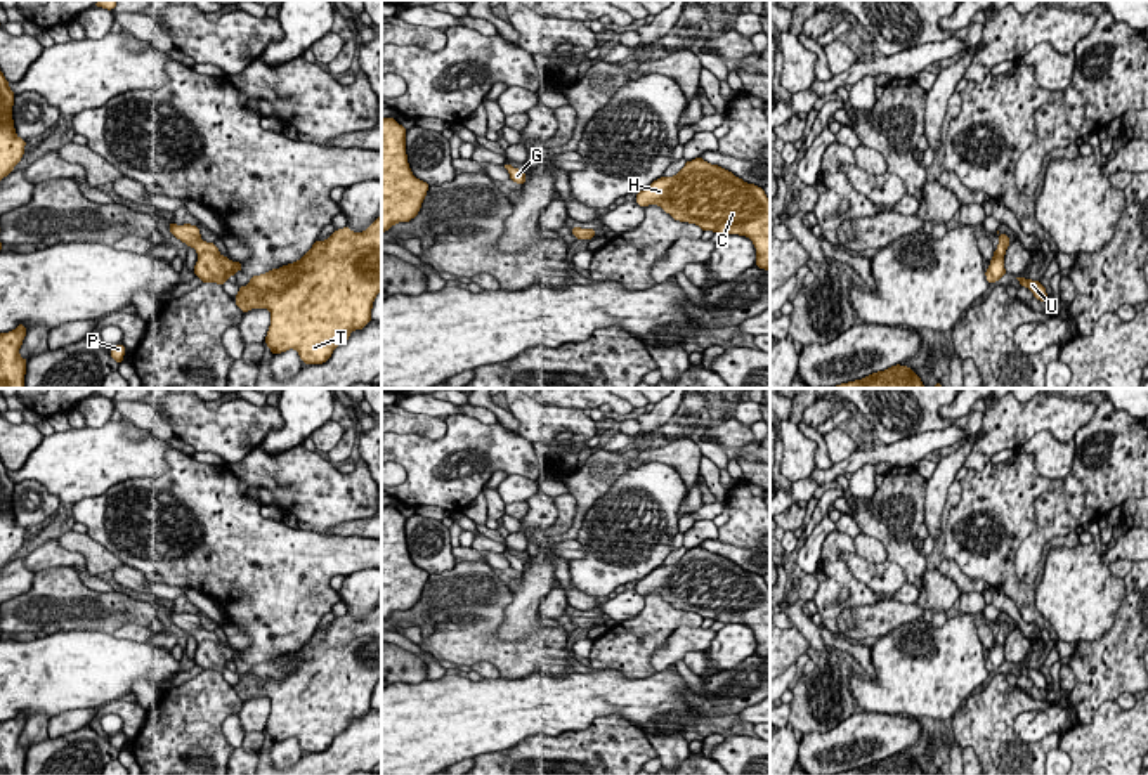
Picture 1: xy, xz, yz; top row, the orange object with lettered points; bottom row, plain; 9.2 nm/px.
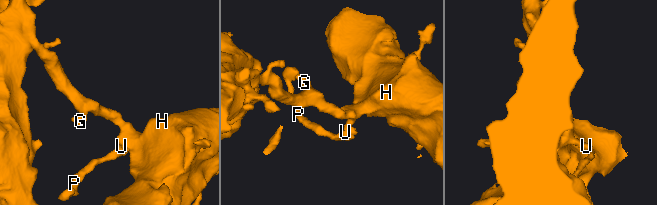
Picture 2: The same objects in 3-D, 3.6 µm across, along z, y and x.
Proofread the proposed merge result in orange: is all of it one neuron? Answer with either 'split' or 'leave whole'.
split

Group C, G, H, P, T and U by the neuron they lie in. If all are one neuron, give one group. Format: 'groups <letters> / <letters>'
groups C H P T U / G

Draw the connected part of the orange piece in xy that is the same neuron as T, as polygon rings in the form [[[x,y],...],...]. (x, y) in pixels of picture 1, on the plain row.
[[[382,603],[362,621],[352,621],[349,614],[335,619],[324,629],[314,629],[312,636],[298,648],[260,664],[251,664],[248,674],[239,674],[234,685],[241,700],[267,697],[271,714],[265,732],[271,742],[295,737],[305,752],[326,751],[333,739],[345,732],[352,720],[362,718],[371,709],[371,697],[382,680]]]

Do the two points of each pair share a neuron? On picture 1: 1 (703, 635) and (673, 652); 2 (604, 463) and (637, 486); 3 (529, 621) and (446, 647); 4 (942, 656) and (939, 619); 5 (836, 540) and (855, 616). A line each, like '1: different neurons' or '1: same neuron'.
1: same neuron
2: different neurons
3: different neurons
4: different neurons
5: different neurons

